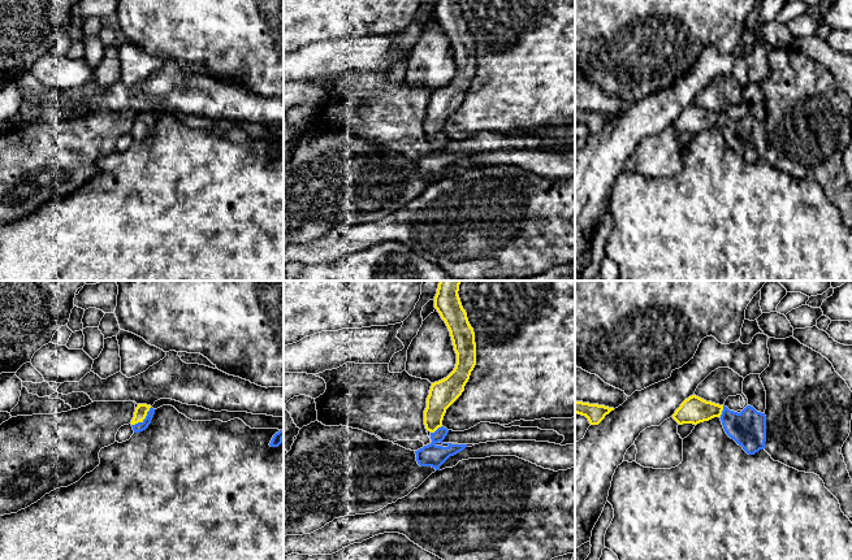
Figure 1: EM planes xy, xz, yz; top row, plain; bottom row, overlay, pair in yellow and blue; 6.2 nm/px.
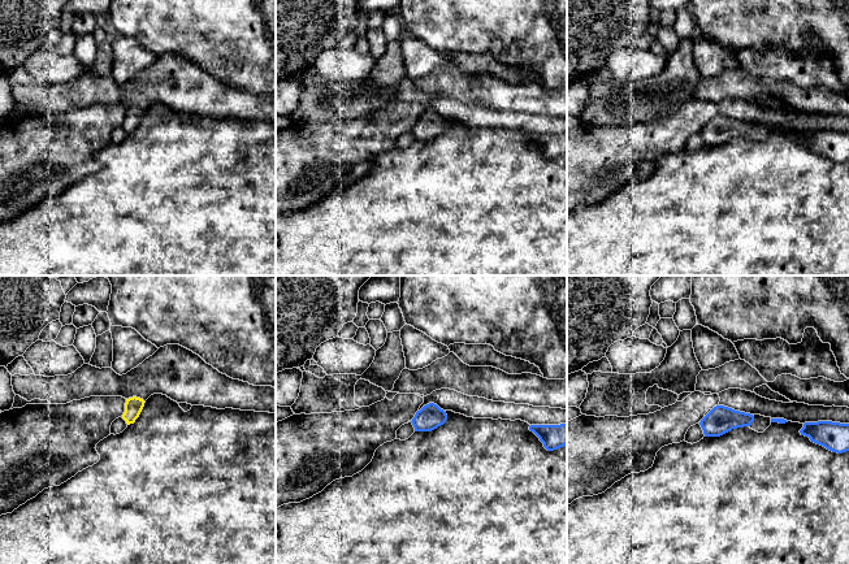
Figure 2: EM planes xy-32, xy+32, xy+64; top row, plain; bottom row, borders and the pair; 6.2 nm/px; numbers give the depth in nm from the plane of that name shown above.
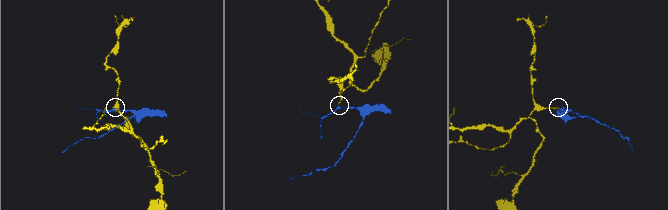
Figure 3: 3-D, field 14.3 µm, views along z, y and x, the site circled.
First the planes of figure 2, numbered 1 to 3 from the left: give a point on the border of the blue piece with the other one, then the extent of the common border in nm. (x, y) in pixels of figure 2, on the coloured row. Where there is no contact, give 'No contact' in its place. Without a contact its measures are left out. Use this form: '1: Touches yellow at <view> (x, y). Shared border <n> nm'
1: No contact
2: No contact
3: No contact

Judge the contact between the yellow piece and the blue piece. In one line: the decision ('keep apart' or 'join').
join

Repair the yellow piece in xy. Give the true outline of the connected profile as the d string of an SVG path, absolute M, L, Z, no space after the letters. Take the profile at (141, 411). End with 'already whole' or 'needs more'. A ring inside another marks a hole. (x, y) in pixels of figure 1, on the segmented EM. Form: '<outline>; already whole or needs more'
M138 404L134 412L134 417L131 420L131 426L134 433L140 433L148 427L151 420L155 414L155 409L147 404Z; needs more

